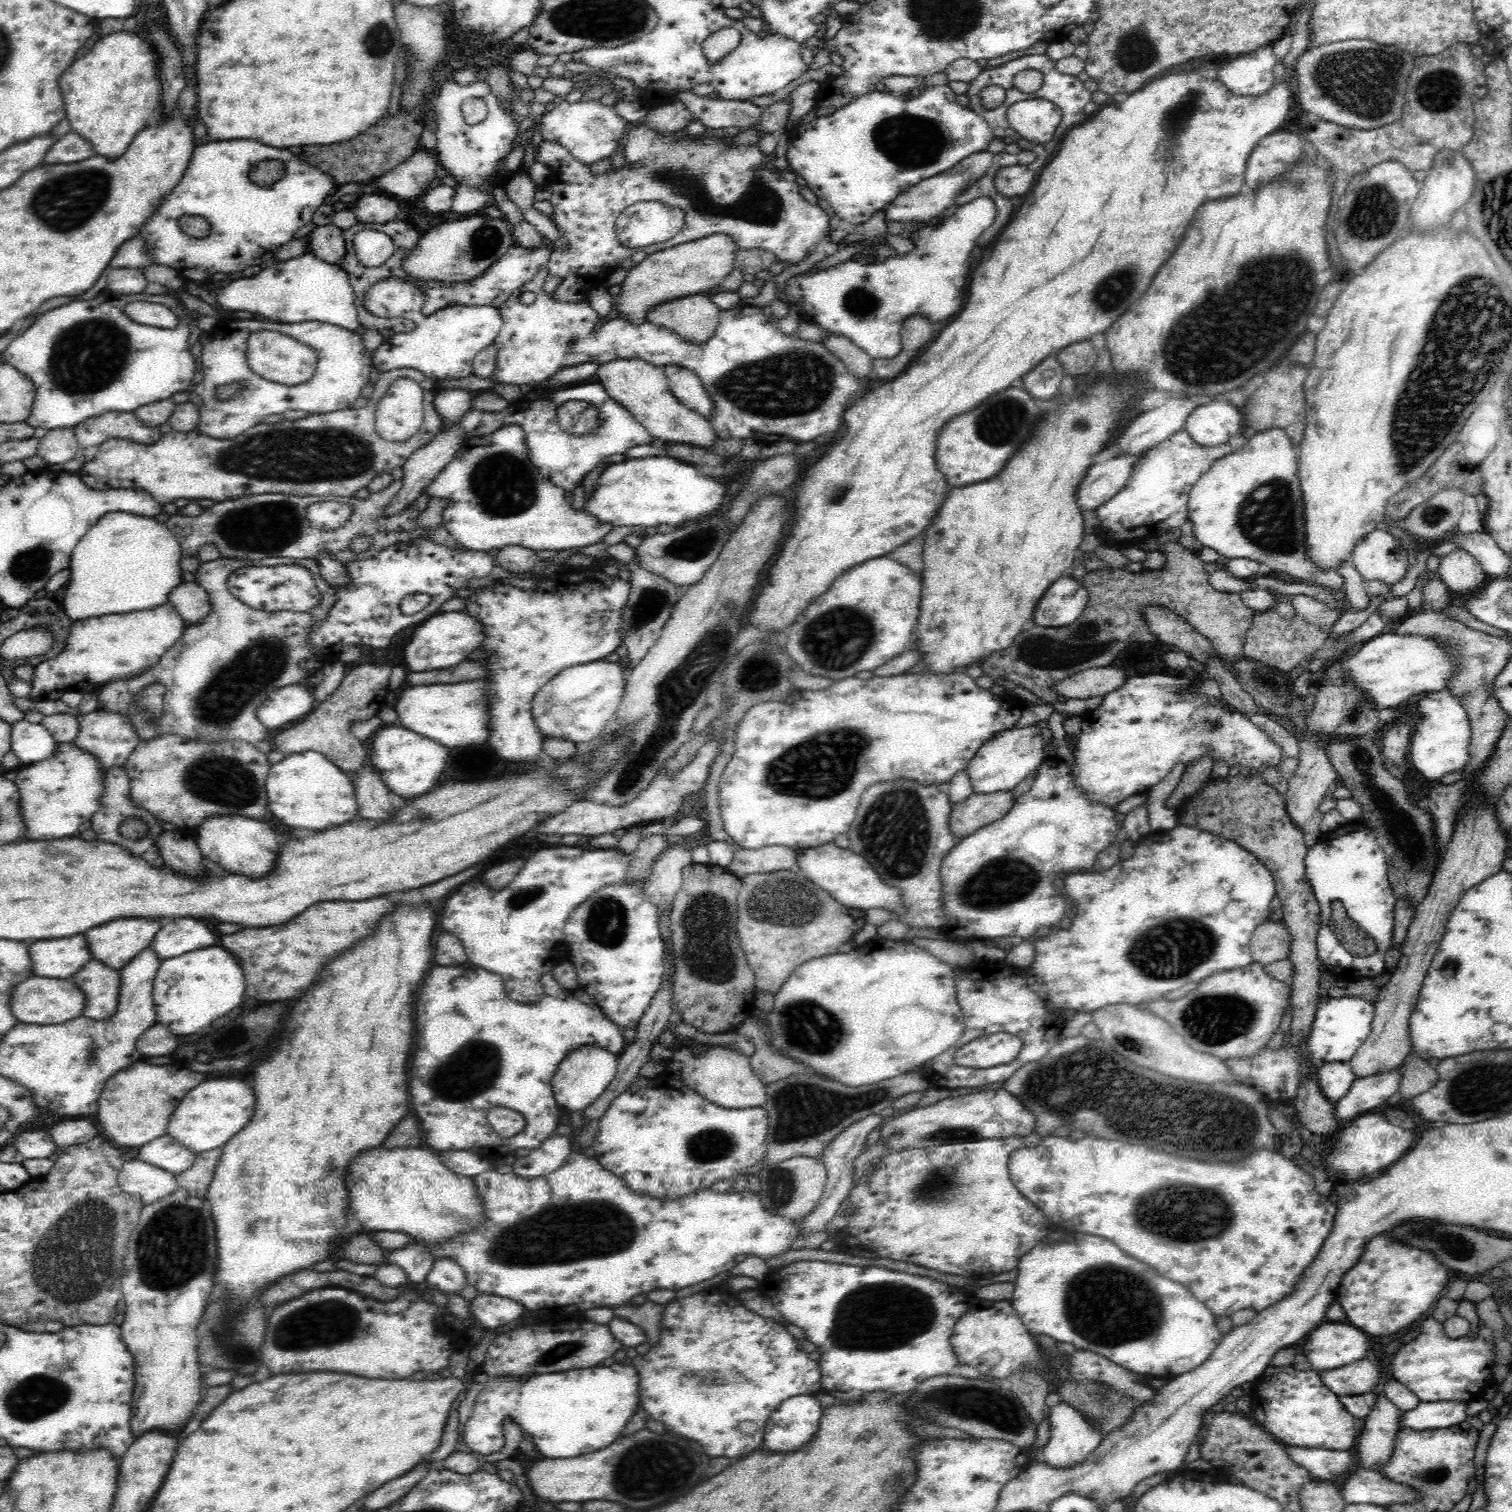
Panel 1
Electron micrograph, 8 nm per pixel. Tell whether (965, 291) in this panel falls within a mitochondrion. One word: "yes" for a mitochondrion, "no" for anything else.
no

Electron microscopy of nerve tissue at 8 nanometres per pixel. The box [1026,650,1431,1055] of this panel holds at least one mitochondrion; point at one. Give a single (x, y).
(1177, 946)

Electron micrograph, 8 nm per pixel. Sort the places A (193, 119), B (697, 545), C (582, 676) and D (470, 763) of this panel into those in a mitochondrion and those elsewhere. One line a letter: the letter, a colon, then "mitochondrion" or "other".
A: other
B: mitochondrion
C: other
D: other

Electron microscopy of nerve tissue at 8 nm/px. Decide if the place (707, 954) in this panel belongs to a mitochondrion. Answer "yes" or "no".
yes

